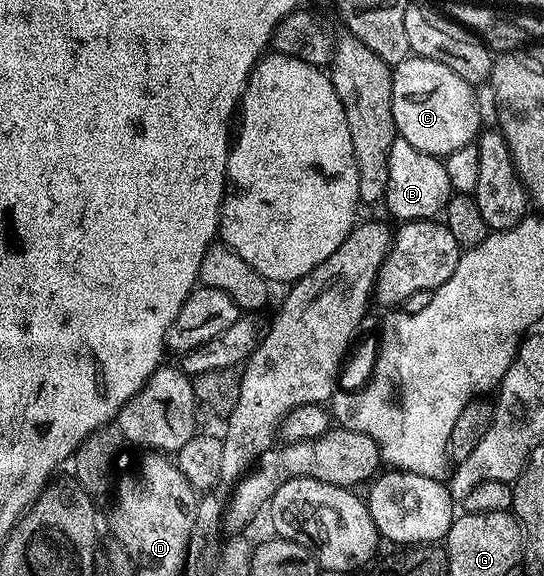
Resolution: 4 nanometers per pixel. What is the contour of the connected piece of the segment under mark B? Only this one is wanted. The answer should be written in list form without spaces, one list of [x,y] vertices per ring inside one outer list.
[[[395,138],[388,150],[388,190],[384,201],[384,208],[395,216],[395,221],[428,220],[437,217],[445,209],[451,195],[445,163],[432,154],[424,154],[424,150],[416,150],[412,142]]]

